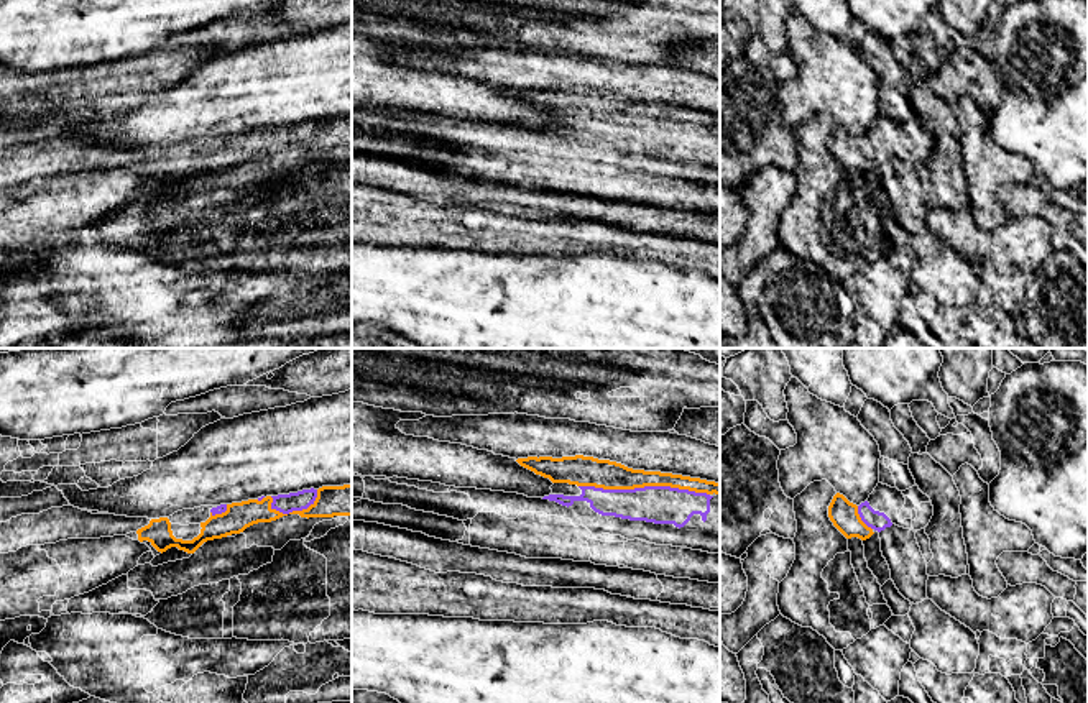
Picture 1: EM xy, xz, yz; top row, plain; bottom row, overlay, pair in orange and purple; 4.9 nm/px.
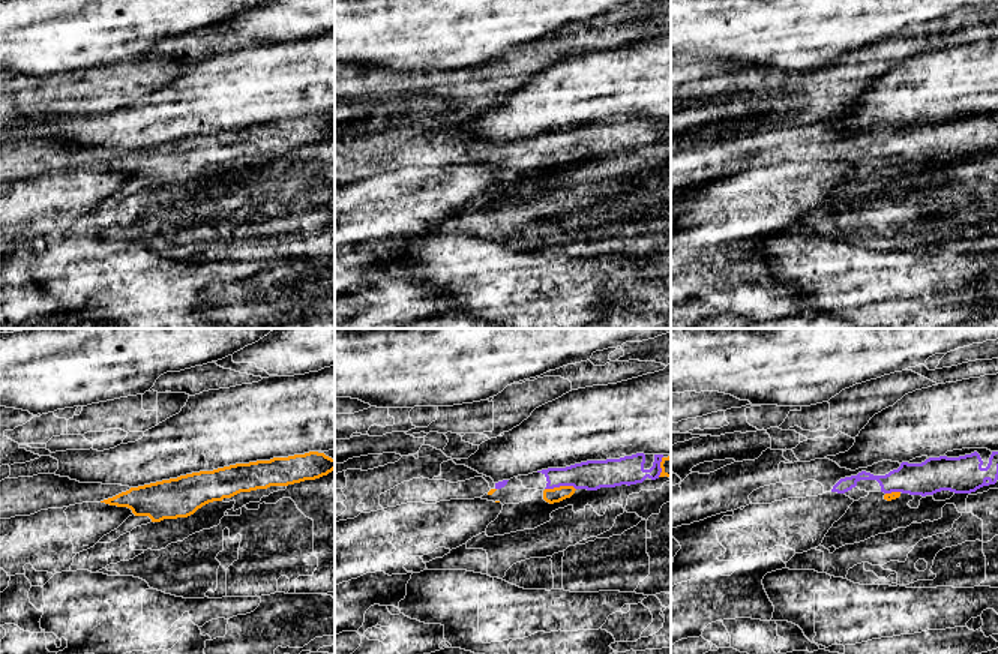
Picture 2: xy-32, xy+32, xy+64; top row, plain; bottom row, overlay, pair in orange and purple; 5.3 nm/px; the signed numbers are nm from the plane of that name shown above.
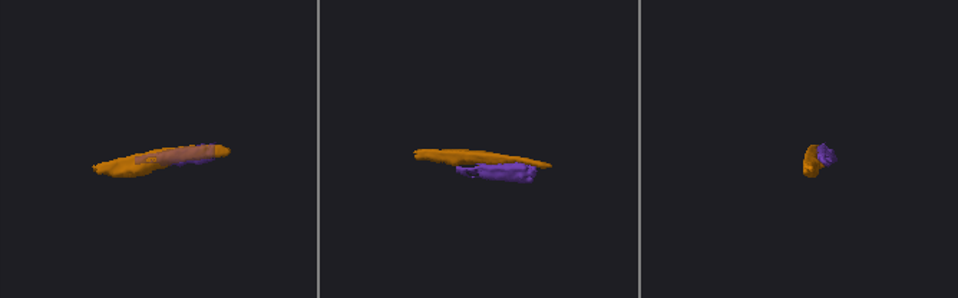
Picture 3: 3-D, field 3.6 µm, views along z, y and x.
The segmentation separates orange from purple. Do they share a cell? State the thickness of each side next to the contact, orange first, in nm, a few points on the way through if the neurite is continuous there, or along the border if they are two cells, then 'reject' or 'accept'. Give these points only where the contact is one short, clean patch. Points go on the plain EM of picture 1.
140/190 nm | accept

